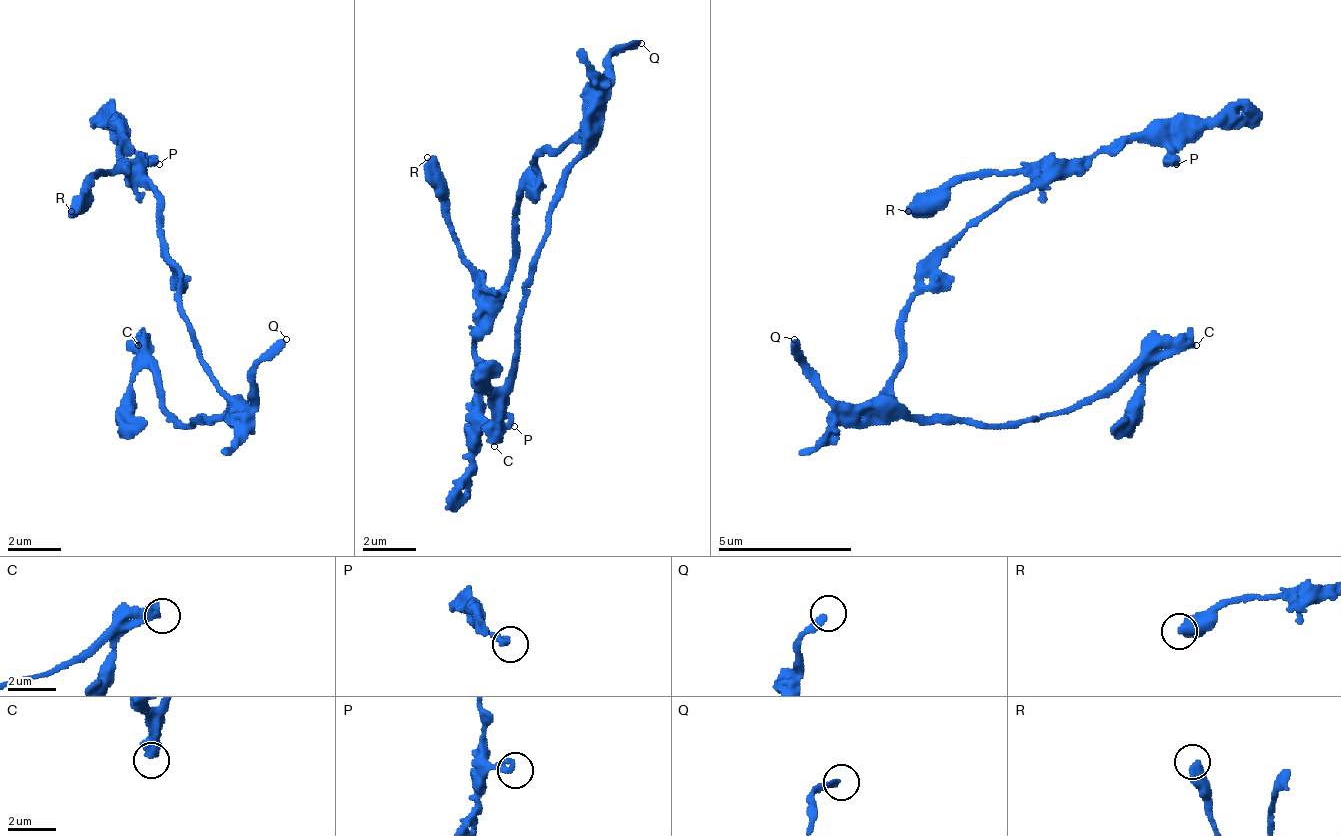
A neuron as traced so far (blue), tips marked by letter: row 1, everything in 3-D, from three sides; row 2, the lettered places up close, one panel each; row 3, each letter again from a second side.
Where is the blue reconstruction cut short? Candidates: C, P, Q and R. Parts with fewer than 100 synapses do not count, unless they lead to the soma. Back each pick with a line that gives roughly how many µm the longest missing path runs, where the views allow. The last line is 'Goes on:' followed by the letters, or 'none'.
Q: 300 µm
Goes on: Q

